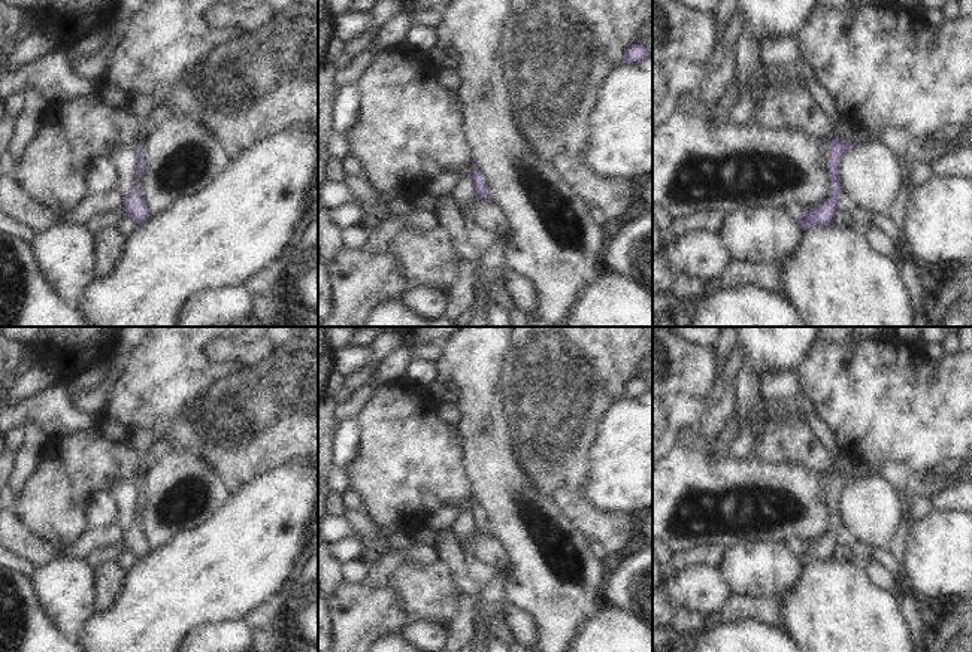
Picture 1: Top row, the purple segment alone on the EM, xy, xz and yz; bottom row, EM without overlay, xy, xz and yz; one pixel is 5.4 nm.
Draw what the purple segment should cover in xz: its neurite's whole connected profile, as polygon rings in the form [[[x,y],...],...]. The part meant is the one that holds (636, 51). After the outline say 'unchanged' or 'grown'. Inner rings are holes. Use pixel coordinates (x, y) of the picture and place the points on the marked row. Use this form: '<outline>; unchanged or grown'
[[[636,40],[626,48],[626,52],[623,55],[623,64],[633,64],[647,58],[648,55],[651,55],[651,52],[641,42]]]; unchanged

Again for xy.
[[[139,143],[134,148],[136,154],[137,154],[137,164],[134,169],[134,184],[133,184],[133,189],[131,192],[124,197],[124,212],[125,215],[128,215],[136,224],[137,227],[145,224],[151,215],[140,197],[140,192],[137,189],[137,178],[140,176],[142,170],[143,170],[143,152],[142,152],[142,143]]]; unchanged

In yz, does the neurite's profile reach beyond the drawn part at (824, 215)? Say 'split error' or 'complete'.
complete

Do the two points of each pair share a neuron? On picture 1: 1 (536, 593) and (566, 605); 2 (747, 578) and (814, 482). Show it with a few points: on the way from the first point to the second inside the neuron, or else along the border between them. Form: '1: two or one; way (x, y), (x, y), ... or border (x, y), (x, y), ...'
1: one; way (544, 593), (554, 593), (559, 597)
2: two; border (738, 543), (783, 542), (793, 546)

